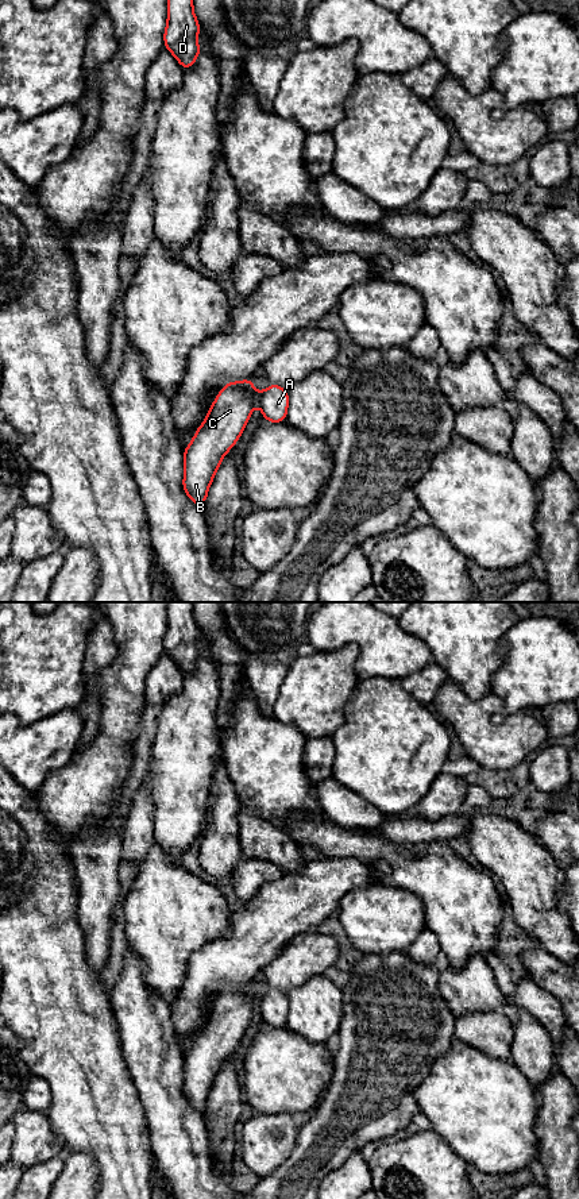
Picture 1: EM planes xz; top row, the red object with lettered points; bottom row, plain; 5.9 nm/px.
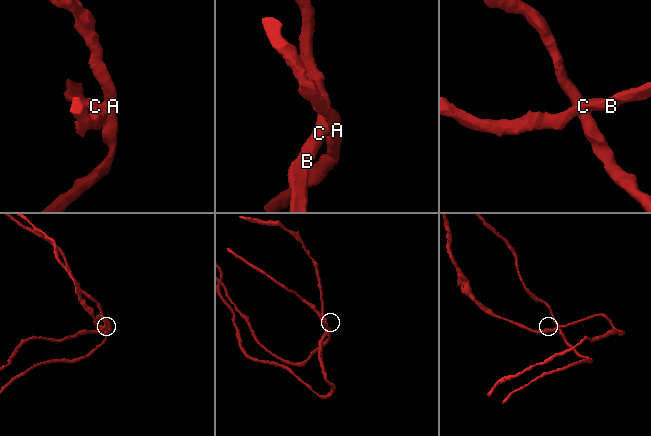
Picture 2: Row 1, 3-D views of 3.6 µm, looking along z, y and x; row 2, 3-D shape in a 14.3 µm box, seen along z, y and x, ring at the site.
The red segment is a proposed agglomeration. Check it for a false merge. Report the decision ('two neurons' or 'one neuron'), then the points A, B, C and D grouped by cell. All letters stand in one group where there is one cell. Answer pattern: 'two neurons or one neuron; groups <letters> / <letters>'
two neurons; groups A / B C D

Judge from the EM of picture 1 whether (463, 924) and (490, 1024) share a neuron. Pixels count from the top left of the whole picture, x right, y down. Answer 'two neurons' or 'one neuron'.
two neurons

